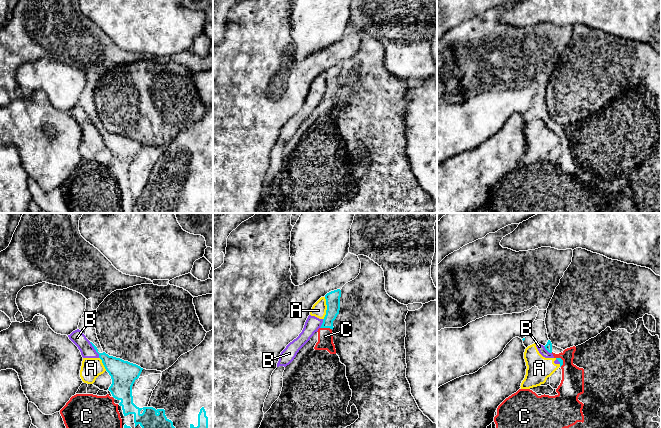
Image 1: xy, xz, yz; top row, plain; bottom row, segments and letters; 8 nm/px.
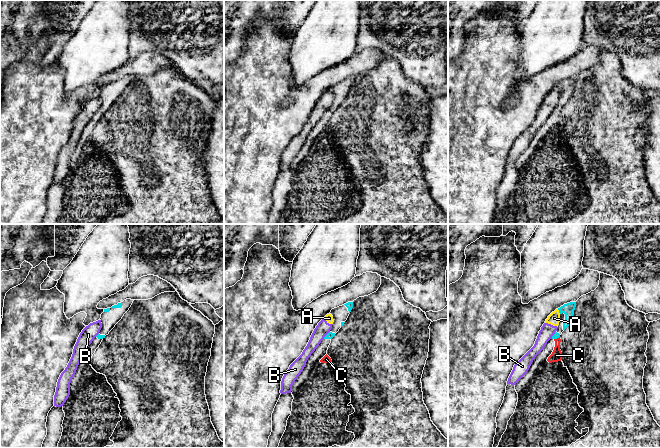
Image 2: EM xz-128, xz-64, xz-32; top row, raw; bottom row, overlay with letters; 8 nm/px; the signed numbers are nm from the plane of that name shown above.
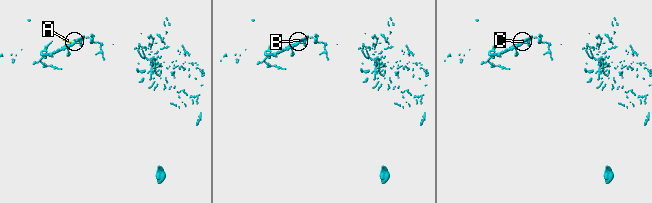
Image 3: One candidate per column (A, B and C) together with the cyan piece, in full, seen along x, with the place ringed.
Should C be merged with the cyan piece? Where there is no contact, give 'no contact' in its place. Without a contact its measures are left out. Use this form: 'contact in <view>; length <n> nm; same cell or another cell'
contact in xz; length 110 nm; another cell

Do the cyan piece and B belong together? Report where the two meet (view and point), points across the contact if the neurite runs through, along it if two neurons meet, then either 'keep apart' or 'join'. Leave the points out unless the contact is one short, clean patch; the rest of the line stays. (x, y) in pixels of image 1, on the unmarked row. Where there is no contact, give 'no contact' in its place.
meets cyan in xy at (95, 125); border along xy (89, 118), (99, 133); keep apart

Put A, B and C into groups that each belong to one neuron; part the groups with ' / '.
A B / C

